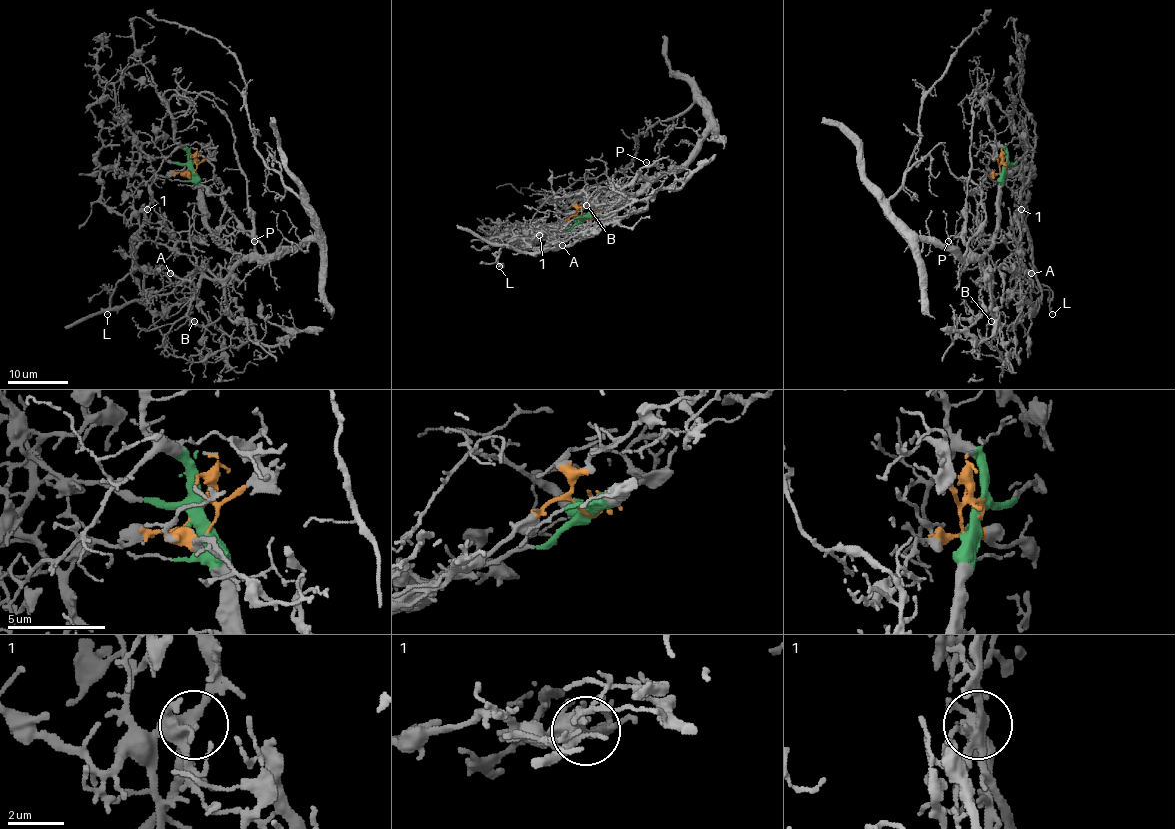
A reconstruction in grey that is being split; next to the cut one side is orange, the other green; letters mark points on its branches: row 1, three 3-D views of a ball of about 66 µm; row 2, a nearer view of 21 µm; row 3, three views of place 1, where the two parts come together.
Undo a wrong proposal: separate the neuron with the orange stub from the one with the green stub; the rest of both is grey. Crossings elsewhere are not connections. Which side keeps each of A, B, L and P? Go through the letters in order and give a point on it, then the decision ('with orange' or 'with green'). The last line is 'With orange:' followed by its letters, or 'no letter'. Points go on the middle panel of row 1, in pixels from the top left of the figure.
A: at (562, 245); with orange
B: at (586, 205); with green
L: at (499, 266); with orange
P: at (646, 162); with green
With orange: A, L

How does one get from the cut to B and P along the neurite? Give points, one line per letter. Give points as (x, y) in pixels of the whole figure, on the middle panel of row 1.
B: (582, 219), (621, 204), (630, 195), (624, 195), (615, 202), (586, 205)
P: (582, 219), (636, 195), (645, 186), (648, 166), (645, 161)

